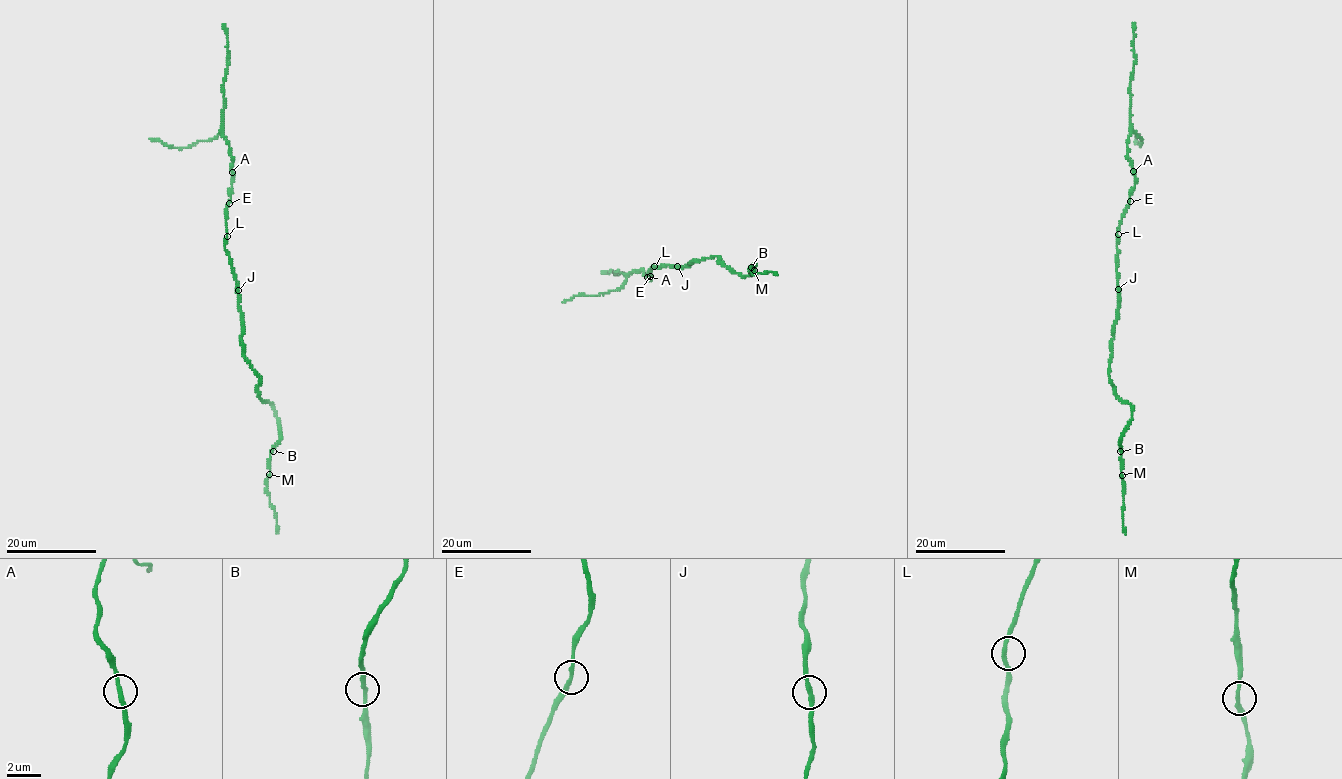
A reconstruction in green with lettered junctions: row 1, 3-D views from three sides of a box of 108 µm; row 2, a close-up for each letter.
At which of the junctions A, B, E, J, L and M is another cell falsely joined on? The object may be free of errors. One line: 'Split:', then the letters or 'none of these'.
Split: none of these

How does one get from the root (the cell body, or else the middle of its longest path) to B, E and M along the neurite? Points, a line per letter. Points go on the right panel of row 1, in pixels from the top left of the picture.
B: (1118, 287), (1118, 319), (1113, 325), (1109, 373), (1114, 393), (1131, 406), (1132, 415), (1120, 439), (1120, 451)
E: (1118, 287), (1117, 227), (1130, 201)
M: (1118, 287), (1118, 319), (1113, 325), (1109, 373), (1114, 393), (1131, 406), (1132, 415), (1120, 439), (1122, 475)

